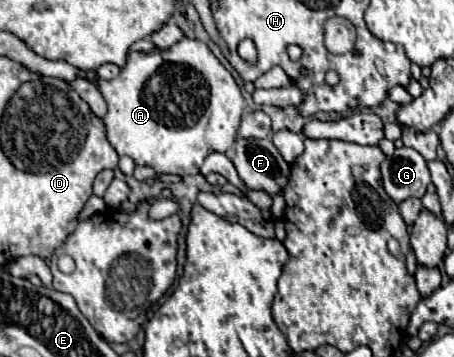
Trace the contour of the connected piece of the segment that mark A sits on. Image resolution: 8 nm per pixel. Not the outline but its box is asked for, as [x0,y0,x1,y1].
[93,38,247,174]

